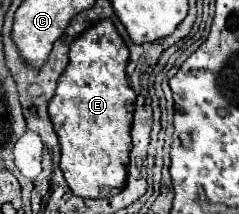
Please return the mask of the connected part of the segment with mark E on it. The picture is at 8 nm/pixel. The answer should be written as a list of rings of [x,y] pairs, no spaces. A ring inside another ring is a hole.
[[[110,19],[90,25],[70,45],[70,63],[58,79],[56,93],[48,105],[50,119],[62,147],[60,169],[78,197],[112,197],[120,193],[126,183],[136,101],[126,75],[128,53],[126,43]]]

